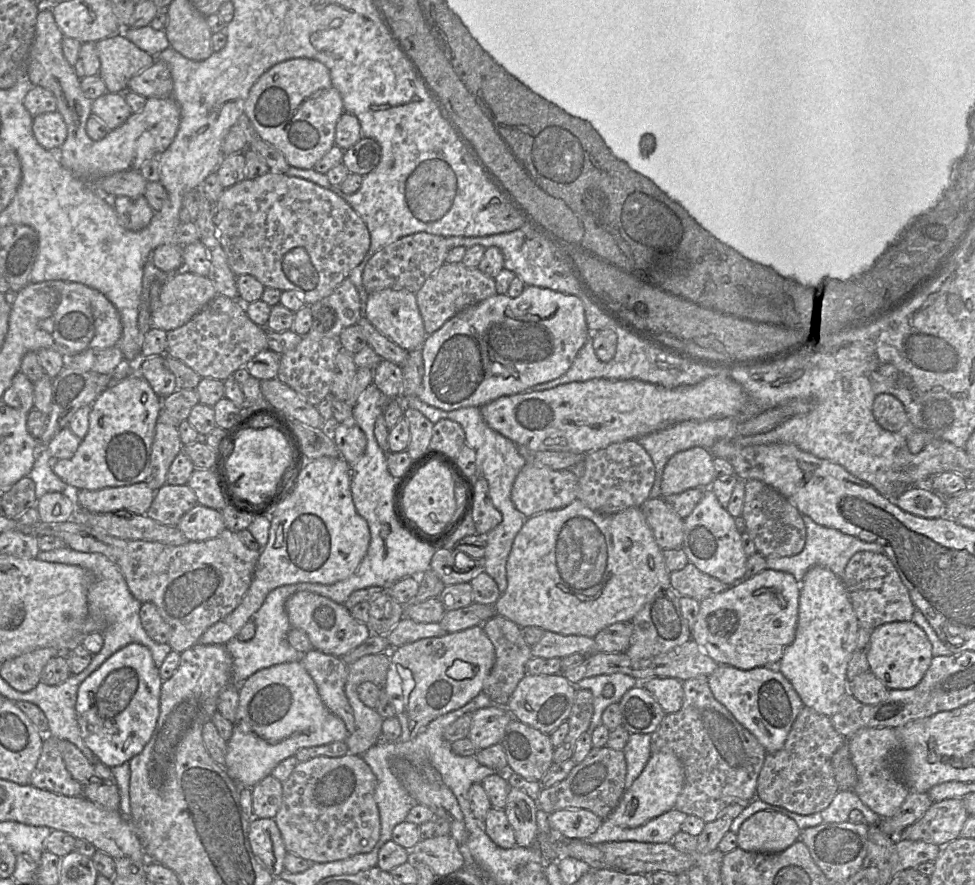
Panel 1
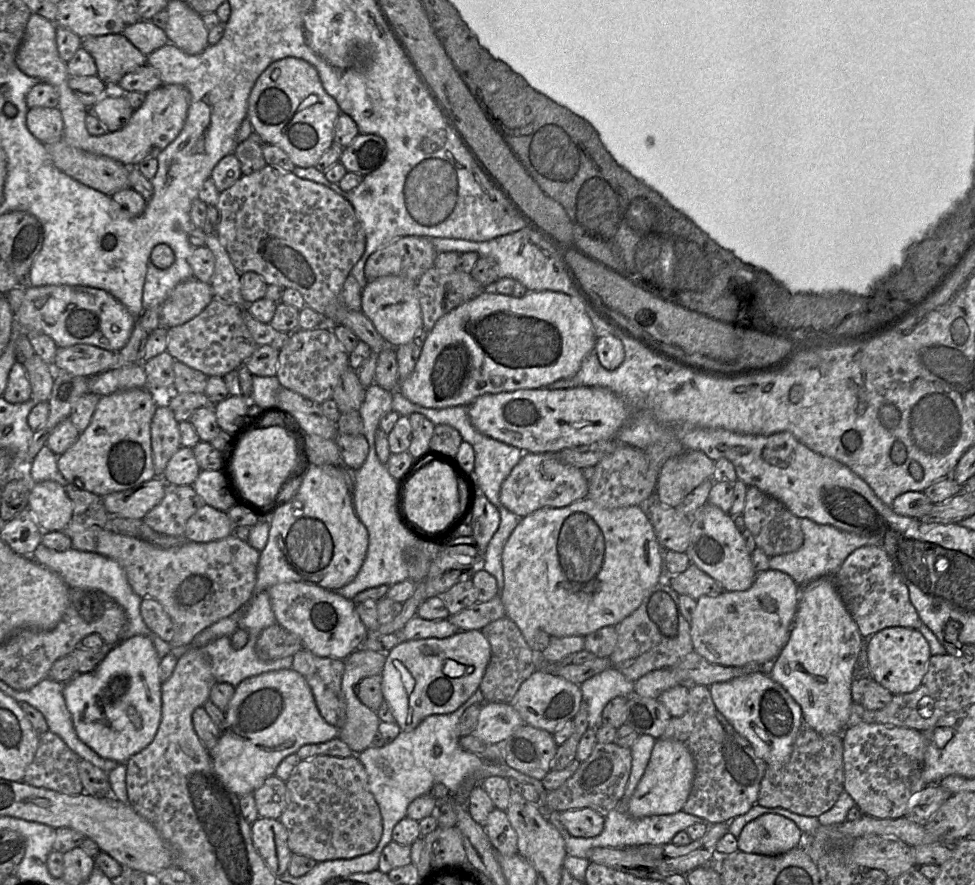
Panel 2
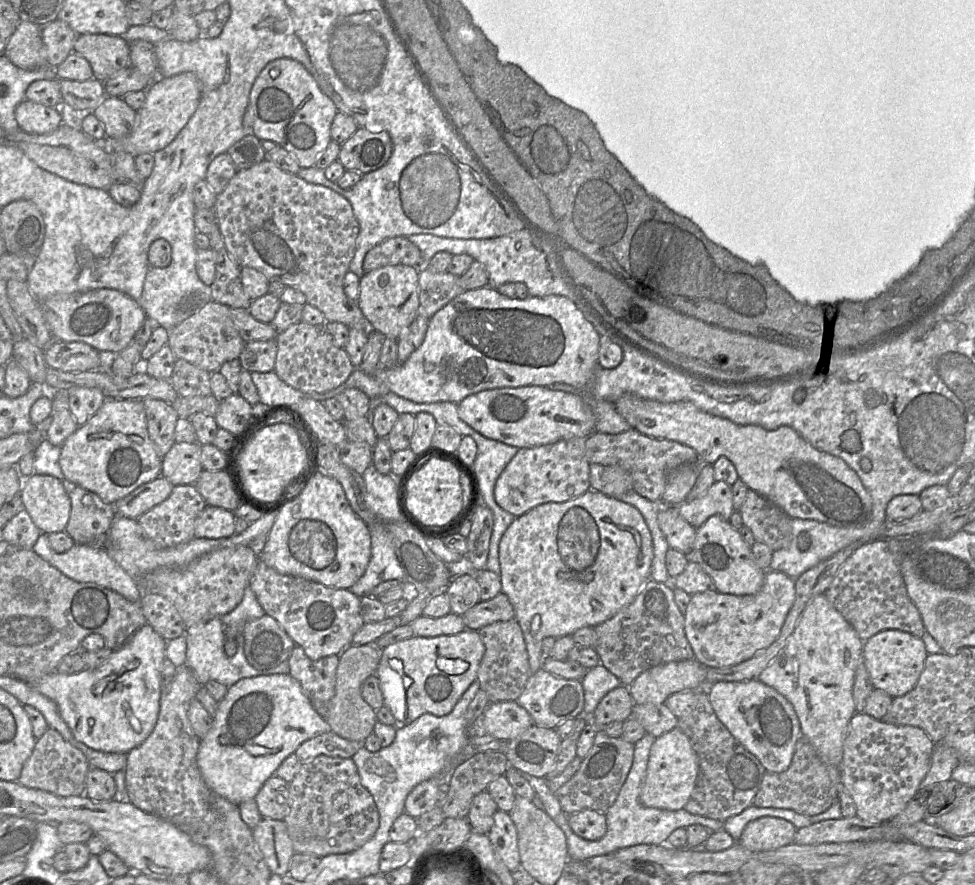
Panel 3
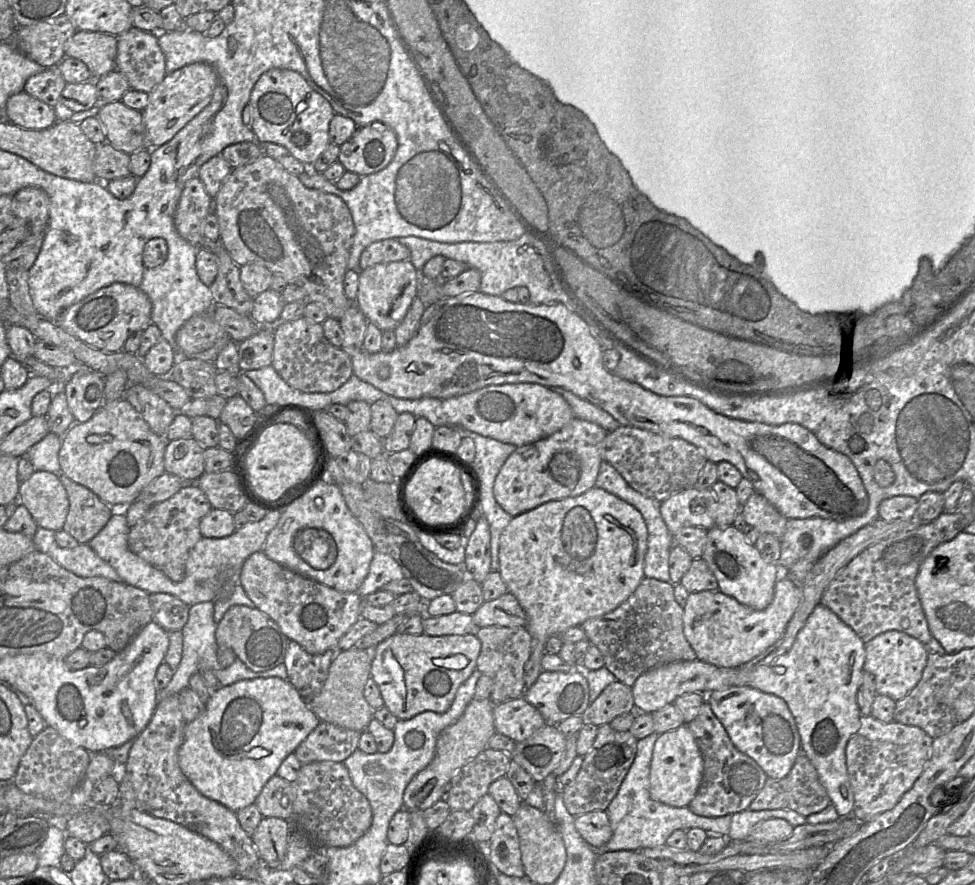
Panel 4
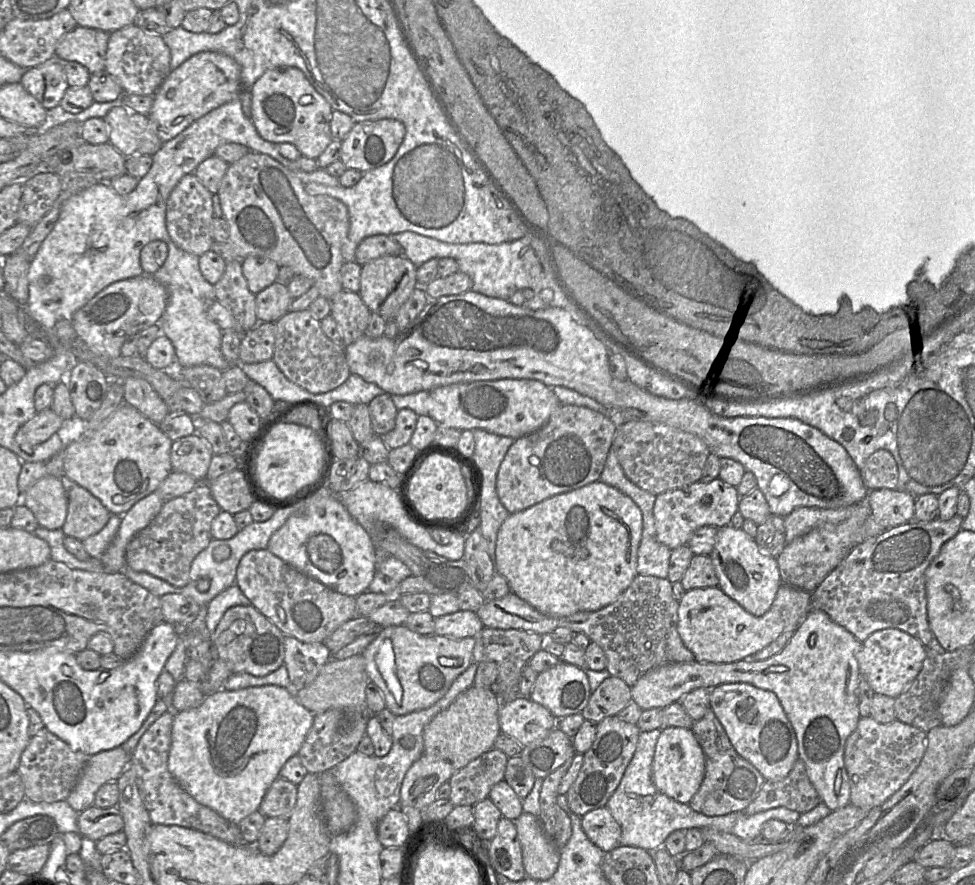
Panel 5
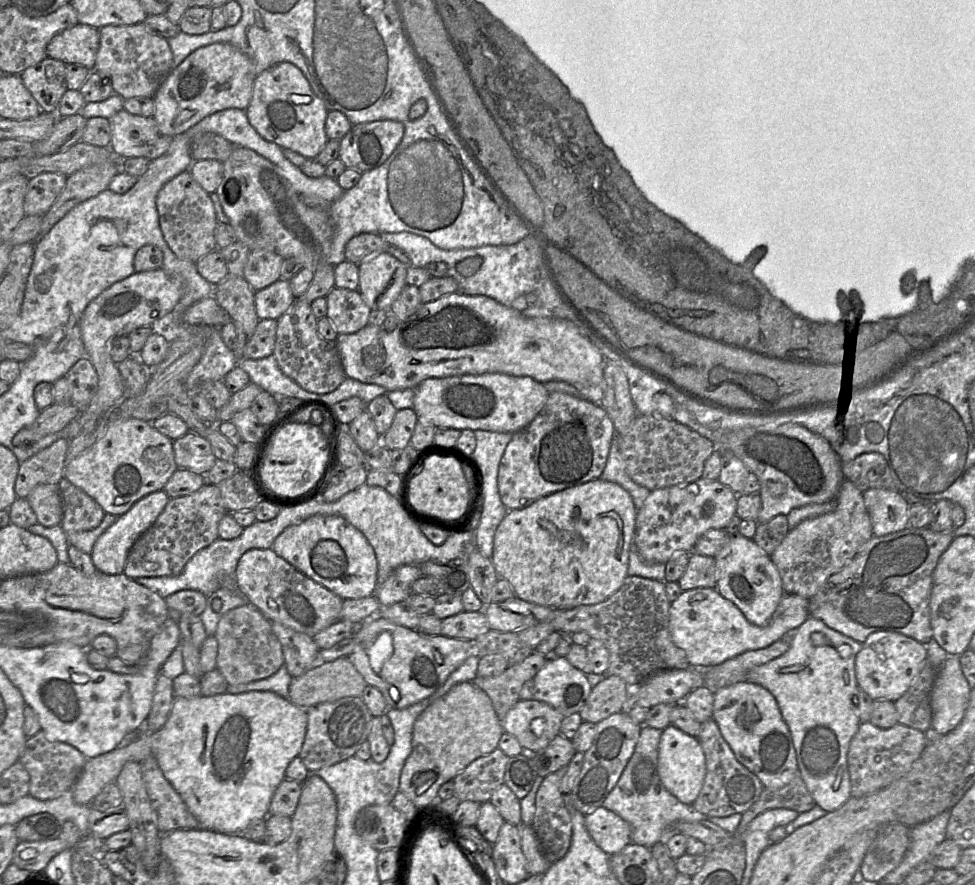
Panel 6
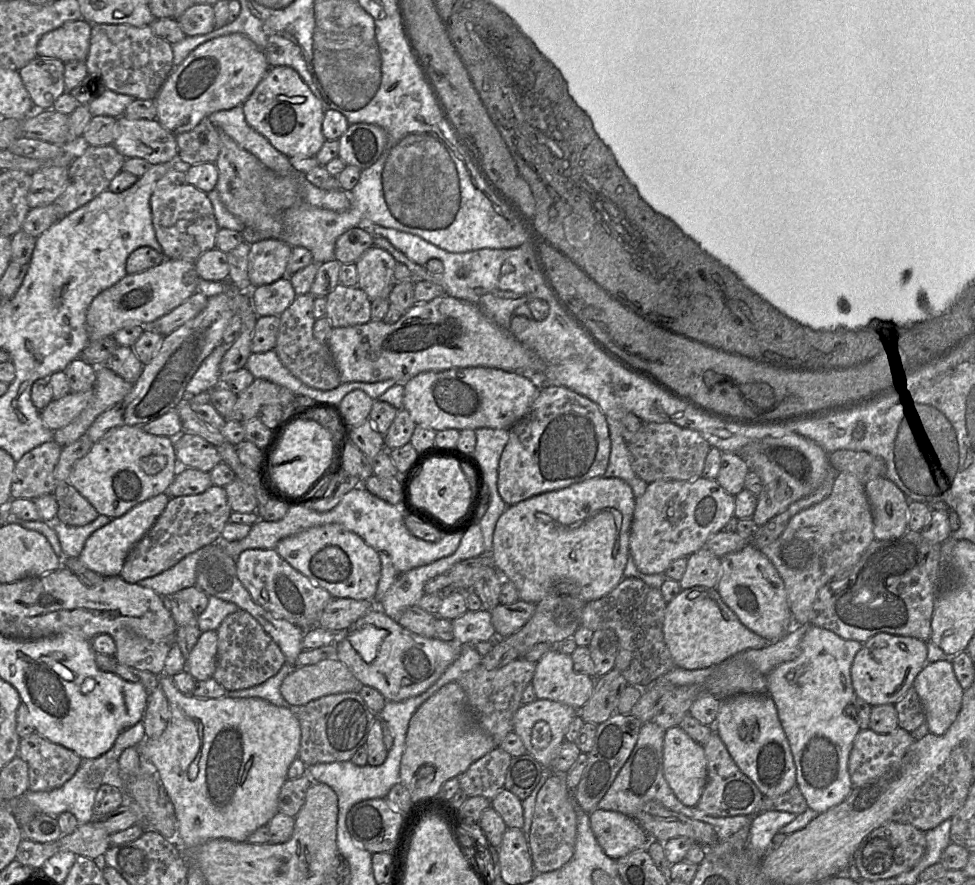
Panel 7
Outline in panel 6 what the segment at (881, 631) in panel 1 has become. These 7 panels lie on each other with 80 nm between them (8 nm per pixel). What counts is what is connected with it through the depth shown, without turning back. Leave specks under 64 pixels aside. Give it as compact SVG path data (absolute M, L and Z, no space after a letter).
M896 632L870 634L856 655L855 674L860 690L875 700L897 701L910 687L927 661L923 643Z

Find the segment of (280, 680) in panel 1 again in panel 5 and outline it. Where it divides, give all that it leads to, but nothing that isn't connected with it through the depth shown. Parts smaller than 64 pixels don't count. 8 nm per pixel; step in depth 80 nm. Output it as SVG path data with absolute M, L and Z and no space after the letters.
M276 685L235 691L221 689L206 694L199 707L175 713L168 770L198 803L238 825L242 819L259 809L265 793L279 777L283 765L299 752L313 724L313 717L313 713L304 708L286 688Z

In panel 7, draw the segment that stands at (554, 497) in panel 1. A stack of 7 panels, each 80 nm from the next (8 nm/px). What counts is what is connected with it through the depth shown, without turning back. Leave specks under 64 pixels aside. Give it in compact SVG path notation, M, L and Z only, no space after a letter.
M540 386L529 411L509 428L509 439L499 461L498 492L506 505L511 506L535 495L560 490L590 478L604 477L610 451L608 423L597 404L563 386Z

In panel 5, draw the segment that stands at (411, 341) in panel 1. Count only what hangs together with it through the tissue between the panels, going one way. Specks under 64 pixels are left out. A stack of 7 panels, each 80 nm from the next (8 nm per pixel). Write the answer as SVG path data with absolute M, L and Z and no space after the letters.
M404 255L382 256L361 267L359 295L371 313L387 320L394 320L399 308L418 286L416 267Z

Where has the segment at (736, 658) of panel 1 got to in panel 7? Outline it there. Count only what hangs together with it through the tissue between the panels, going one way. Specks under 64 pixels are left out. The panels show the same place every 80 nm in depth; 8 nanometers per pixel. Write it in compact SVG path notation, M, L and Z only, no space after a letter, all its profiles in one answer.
M694 586L681 590L667 603L663 638L676 668L696 670L715 666L748 649L761 649L769 641L746 628L722 601L715 588Z

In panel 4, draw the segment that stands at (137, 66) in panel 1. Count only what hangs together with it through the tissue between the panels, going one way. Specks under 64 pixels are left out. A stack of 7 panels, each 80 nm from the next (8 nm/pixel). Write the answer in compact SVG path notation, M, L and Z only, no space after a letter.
M77 30L68 40L65 57L84 62L92 79L116 70L117 36L85 30Z

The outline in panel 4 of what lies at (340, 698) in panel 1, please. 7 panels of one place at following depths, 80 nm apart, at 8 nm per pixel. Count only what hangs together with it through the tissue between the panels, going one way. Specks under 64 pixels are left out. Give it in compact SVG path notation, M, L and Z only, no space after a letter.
M289 640L283 662L287 670L287 680L305 701L310 701L319 694L331 662L341 651L343 650L332 648L313 655L297 642Z

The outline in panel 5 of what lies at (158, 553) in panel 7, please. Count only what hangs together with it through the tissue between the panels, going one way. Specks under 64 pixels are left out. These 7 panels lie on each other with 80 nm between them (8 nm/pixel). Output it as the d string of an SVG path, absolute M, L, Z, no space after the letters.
M199 482L190 492L167 500L155 518L133 536L126 547L126 565L136 572L146 572L175 587L189 583L193 559L210 541L211 523L221 512L208 483Z

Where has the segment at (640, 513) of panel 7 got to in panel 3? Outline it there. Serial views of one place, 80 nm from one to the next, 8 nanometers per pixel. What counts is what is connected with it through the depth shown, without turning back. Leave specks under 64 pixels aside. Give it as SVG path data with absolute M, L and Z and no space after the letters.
M715 481L703 497L673 506L677 506L680 515L695 528L713 515L729 521L734 512L732 489L726 482Z

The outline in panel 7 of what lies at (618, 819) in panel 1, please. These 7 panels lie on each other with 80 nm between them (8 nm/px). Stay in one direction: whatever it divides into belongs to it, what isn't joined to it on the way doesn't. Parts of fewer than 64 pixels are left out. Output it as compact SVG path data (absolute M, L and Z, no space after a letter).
M679 725L665 731L663 743L664 777L677 799L687 807L695 807L707 782L707 760L704 748Z

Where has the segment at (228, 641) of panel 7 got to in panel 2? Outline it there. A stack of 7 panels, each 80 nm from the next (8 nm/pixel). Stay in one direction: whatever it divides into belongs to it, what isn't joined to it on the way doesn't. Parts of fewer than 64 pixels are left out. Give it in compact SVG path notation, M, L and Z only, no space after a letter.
M275 623L259 634L255 653L263 661L272 661L293 656L302 648L301 639L296 634Z

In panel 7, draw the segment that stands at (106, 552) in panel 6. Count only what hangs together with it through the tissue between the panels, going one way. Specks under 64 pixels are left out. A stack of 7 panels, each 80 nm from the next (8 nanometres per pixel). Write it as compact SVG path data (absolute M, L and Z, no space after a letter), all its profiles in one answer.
M161 493L136 505L124 515L94 531L86 540L78 559L102 577L119 576L132 547L150 530L169 502L169 495Z

